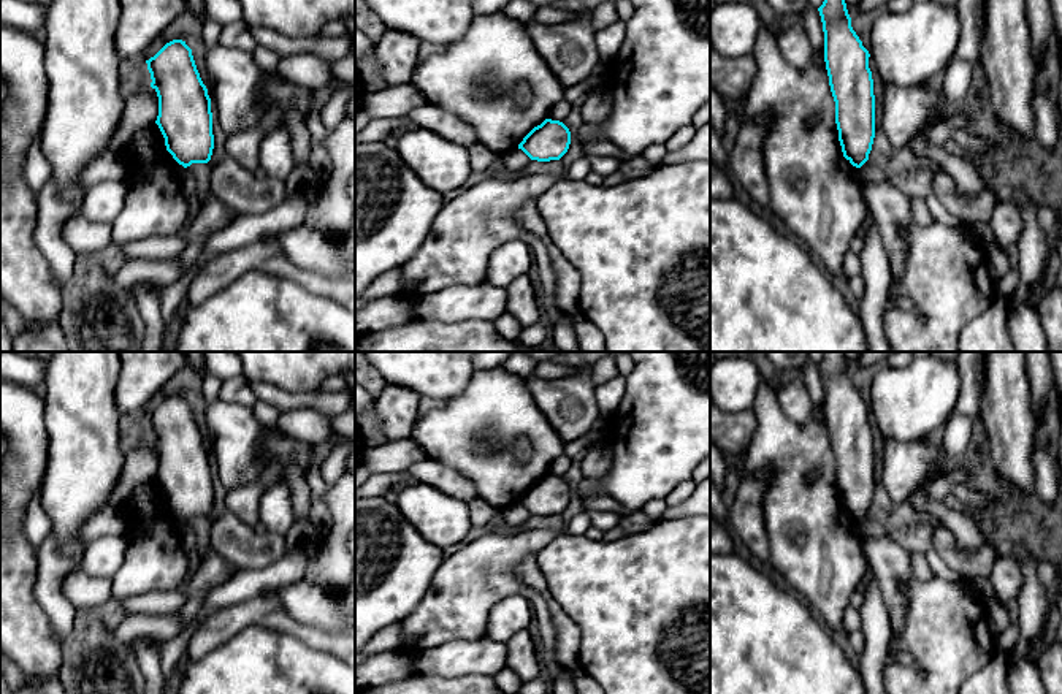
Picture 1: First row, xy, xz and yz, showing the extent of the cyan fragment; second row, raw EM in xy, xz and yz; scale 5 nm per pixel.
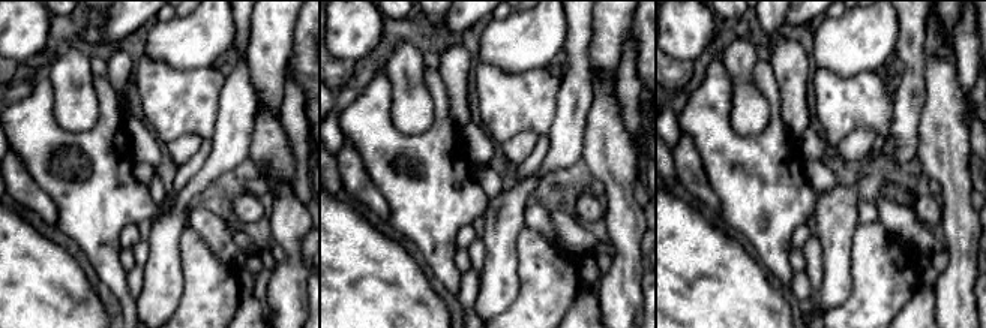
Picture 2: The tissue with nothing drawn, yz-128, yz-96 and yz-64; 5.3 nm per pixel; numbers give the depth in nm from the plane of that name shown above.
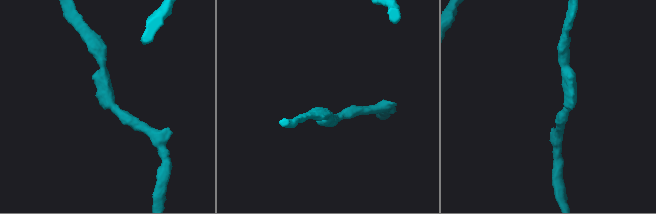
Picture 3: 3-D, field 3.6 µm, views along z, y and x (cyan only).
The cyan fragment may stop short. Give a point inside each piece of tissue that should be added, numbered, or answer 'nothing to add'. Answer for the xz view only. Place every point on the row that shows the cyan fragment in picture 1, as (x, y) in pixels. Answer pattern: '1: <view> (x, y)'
nothing to add

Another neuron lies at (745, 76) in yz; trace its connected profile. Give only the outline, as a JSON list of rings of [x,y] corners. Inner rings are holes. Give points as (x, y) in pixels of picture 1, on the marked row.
[[[710,48],[710,86],[724,101],[745,98],[754,82],[758,63],[754,54],[729,59]]]

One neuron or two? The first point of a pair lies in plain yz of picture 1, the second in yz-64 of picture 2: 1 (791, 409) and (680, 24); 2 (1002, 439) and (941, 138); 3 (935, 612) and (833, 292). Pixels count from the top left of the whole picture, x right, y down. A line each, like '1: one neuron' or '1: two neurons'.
1: two neurons
2: one neuron
3: two neurons

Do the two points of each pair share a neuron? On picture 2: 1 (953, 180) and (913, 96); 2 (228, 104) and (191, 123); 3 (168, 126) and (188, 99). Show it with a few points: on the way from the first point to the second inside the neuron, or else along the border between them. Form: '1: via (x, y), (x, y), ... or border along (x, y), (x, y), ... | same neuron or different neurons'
1: border along (925, 78), (925, 104), (917, 147) | different neurons
2: border along (224, 78), (215, 132), (210, 138) | different neurons
3: via (168, 120), (182, 105) | same neuron

